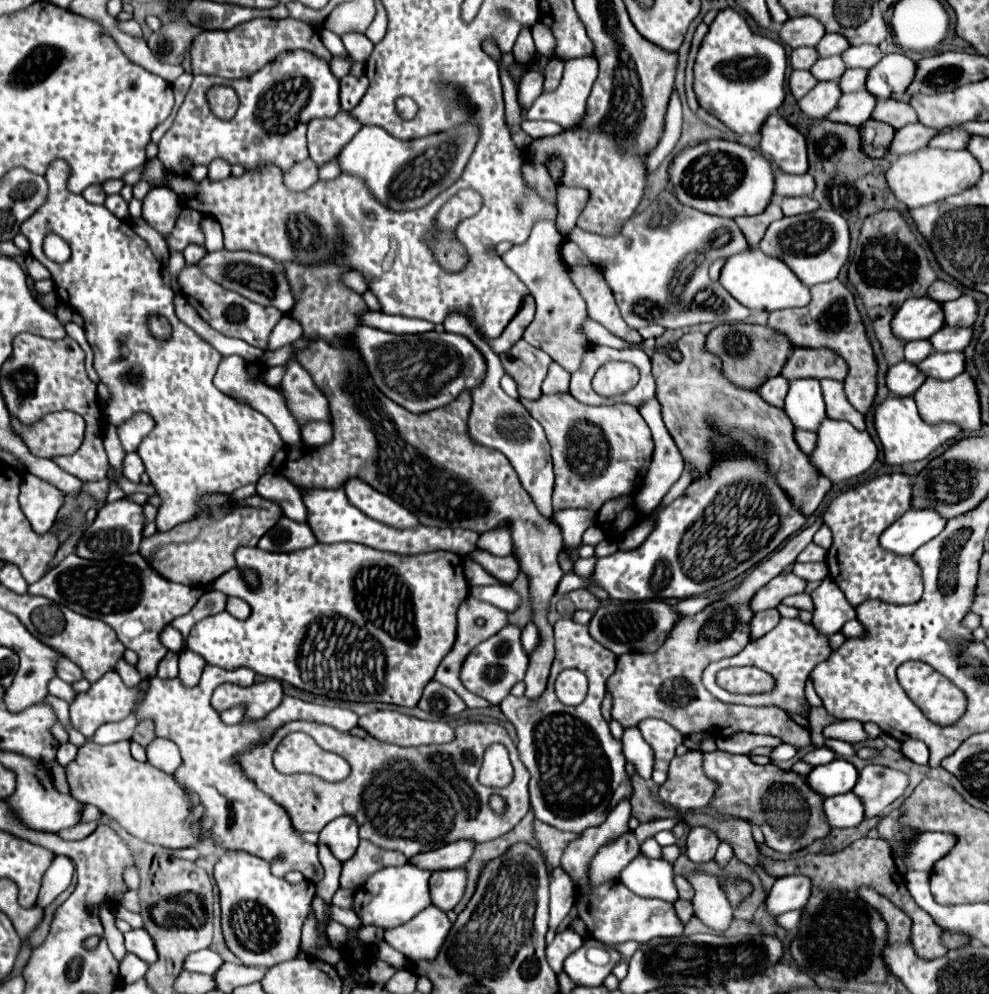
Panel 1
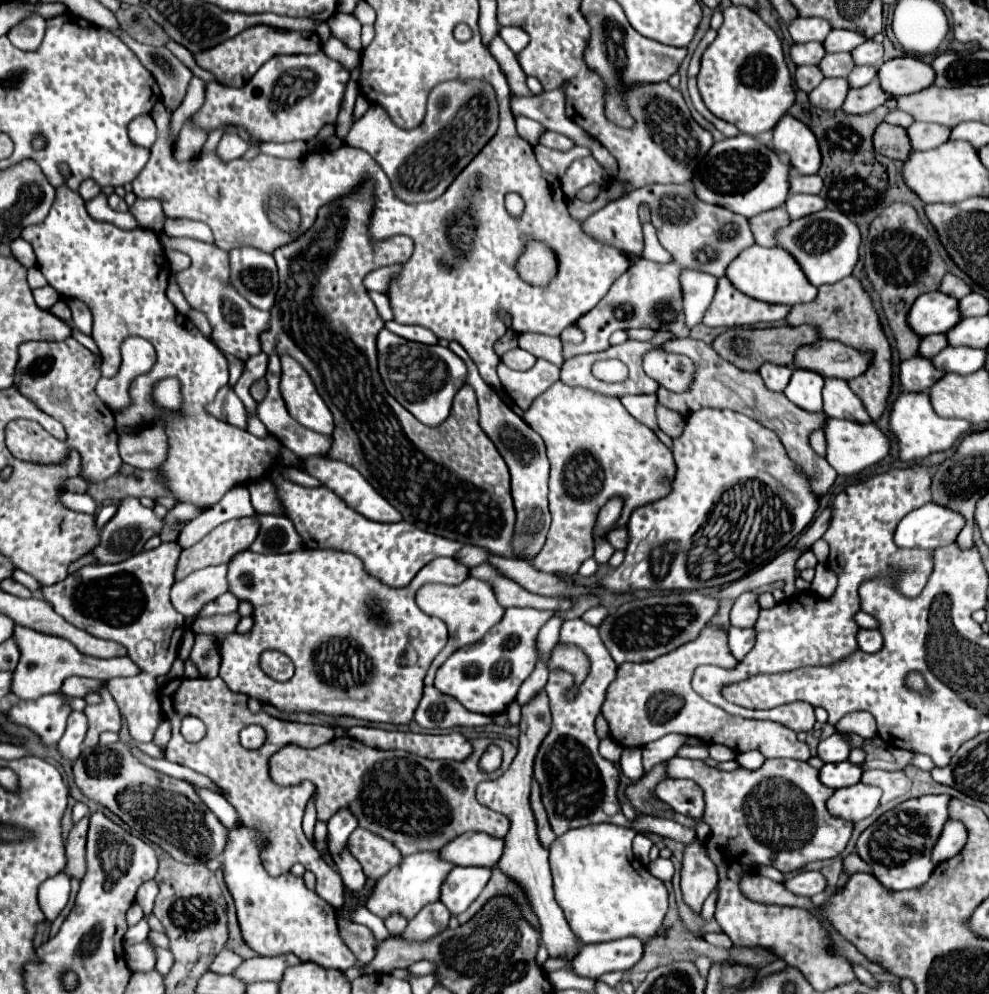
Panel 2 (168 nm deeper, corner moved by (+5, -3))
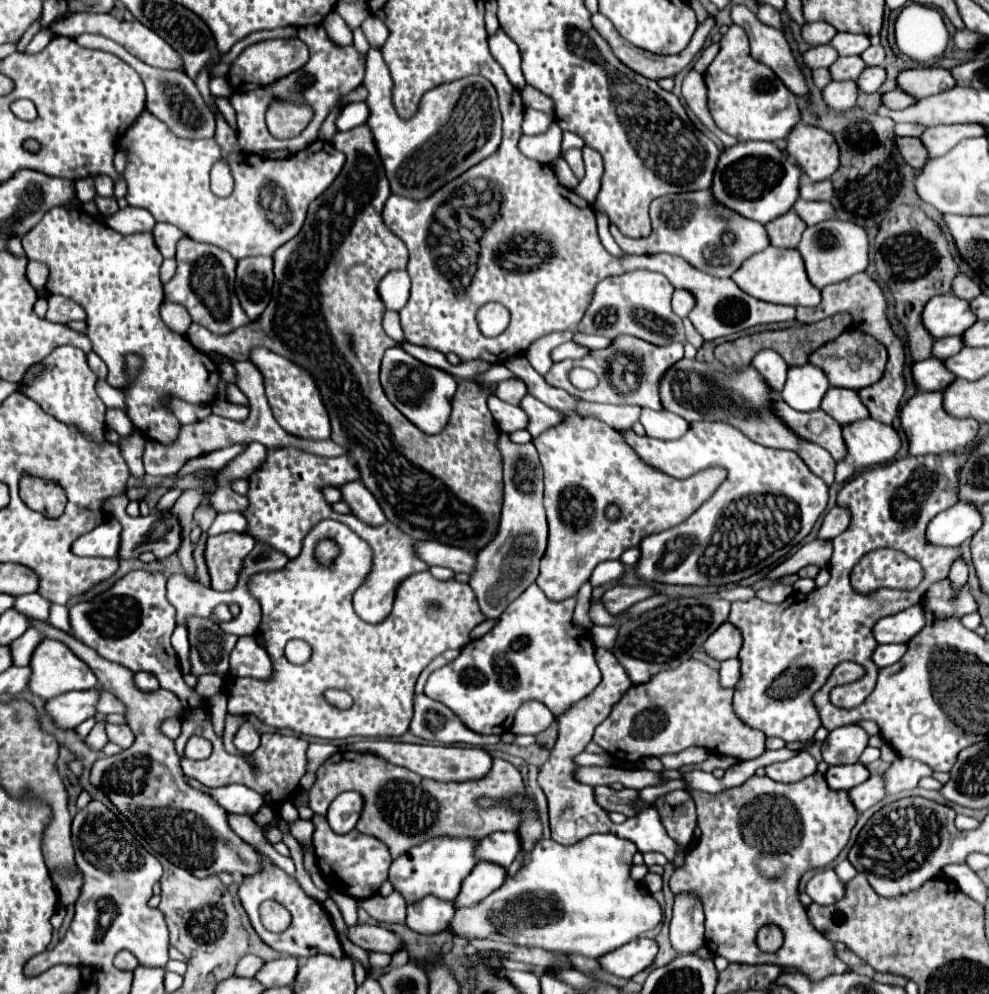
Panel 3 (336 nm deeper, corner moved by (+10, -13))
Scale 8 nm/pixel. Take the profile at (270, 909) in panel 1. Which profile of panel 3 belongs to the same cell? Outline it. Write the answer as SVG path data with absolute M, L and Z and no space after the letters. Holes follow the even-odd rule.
M261 855L263 859L263 871L253 875L253 877L247 877L241 885L239 885L239 897L241 897L241 903L255 927L255 931L259 933L259 937L275 951L279 953L285 953L285 955L293 955L293 957L311 957L311 955L331 955L331 957L343 957L343 949L341 949L341 943L337 939L337 931L331 923L331 917L327 915L327 911L323 909L321 903L317 903L315 899L307 897L303 893L303 889L299 887L299 883L289 877L285 871L281 871L279 867L275 867L265 855ZM265 899L275 899L279 901L289 913L291 913L291 925L287 931L283 933L271 933L263 927L261 919L259 919L259 905L265 901Z

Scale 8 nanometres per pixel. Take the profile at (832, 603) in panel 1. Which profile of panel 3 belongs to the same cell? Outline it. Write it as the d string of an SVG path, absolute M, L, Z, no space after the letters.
M915 605L897 615L879 619L873 627L873 635L879 643L907 643L909 637L915 637L923 627L925 613L921 613L921 605Z

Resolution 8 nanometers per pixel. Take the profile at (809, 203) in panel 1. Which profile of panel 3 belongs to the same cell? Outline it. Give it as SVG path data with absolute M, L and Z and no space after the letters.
M799 199L793 207L793 211L807 223L807 225L817 225L825 219L833 219L835 217L835 209L831 203L827 201L805 201Z

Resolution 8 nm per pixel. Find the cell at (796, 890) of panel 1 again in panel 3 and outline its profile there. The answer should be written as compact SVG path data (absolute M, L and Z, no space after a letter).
M825 869L809 879L807 895L819 905L833 905L841 899L841 895L845 895L845 883L833 869Z

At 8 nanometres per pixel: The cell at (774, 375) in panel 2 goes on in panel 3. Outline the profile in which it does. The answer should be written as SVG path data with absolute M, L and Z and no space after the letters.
M763 349L761 353L757 353L757 357L753 357L751 363L767 379L771 389L781 393L787 377L787 365L783 357L779 357L779 353L773 353L773 349Z

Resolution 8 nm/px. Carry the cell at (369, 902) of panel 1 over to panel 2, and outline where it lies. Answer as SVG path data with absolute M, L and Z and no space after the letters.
M422 851L422 853L408 855L400 861L400 865L392 867L382 879L378 879L378 883L372 887L370 895L366 897L366 909L370 913L378 915L380 919L388 919L392 915L402 915L406 921L410 921L422 907L438 901L440 885L452 867L454 865L438 859L438 851L432 851L432 853Z

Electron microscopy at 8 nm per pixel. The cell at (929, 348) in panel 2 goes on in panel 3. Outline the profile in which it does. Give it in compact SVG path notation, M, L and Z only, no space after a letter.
M943 337L943 339L937 339L935 345L933 345L933 355L939 357L939 359L945 359L945 357L953 357L957 351L963 349L963 337Z

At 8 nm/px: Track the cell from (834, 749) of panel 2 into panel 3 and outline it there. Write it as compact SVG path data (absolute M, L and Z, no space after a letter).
M855 723L843 725L829 733L829 737L823 741L821 753L829 765L857 763L863 749L867 747L867 741L869 741L869 735L865 733L863 727Z

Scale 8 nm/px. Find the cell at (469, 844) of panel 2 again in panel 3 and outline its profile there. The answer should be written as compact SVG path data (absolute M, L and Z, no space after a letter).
M501 831L481 839L477 847L477 857L481 861L493 861L497 865L509 867L519 851L521 851L519 831Z

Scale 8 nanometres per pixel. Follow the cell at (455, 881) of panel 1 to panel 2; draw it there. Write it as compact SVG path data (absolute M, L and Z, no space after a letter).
M454 867L442 883L440 901L452 915L468 909L468 905L480 895L482 887L490 879L488 867Z

